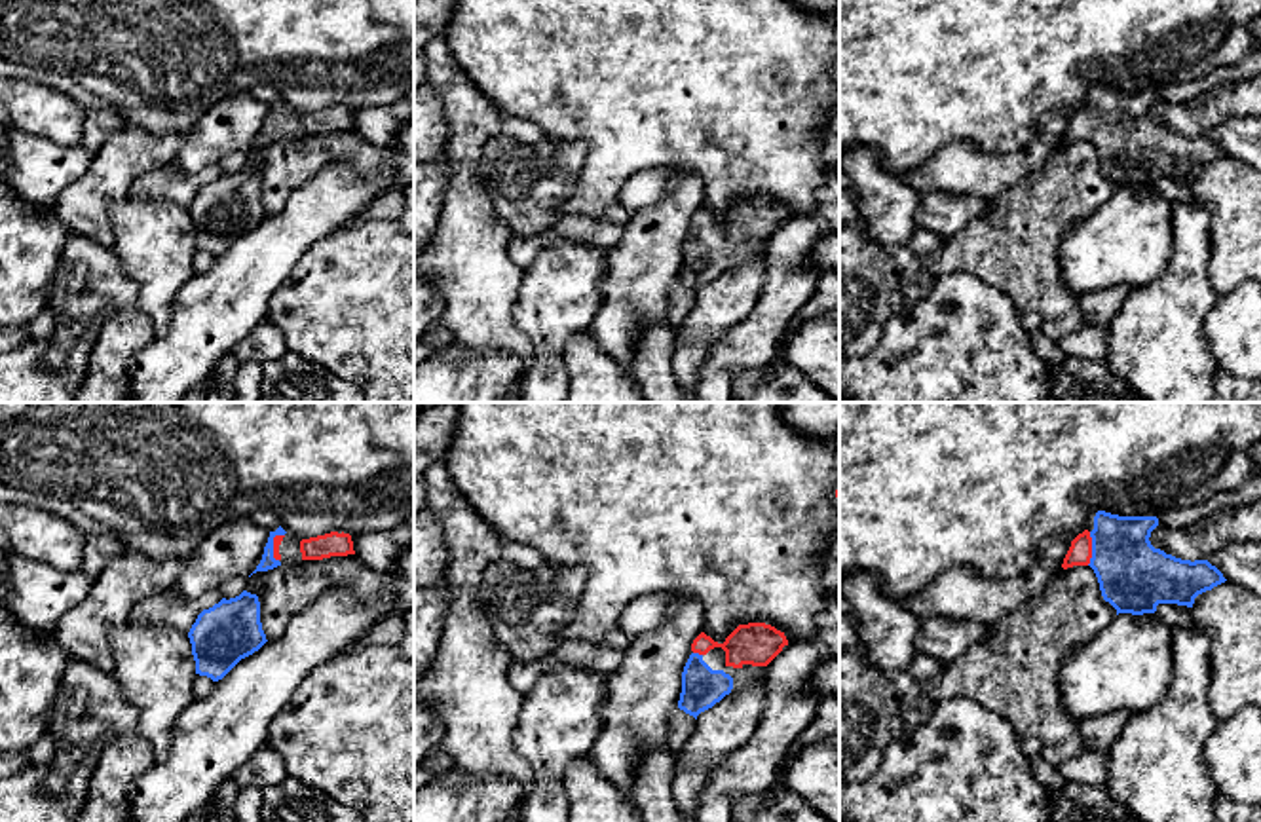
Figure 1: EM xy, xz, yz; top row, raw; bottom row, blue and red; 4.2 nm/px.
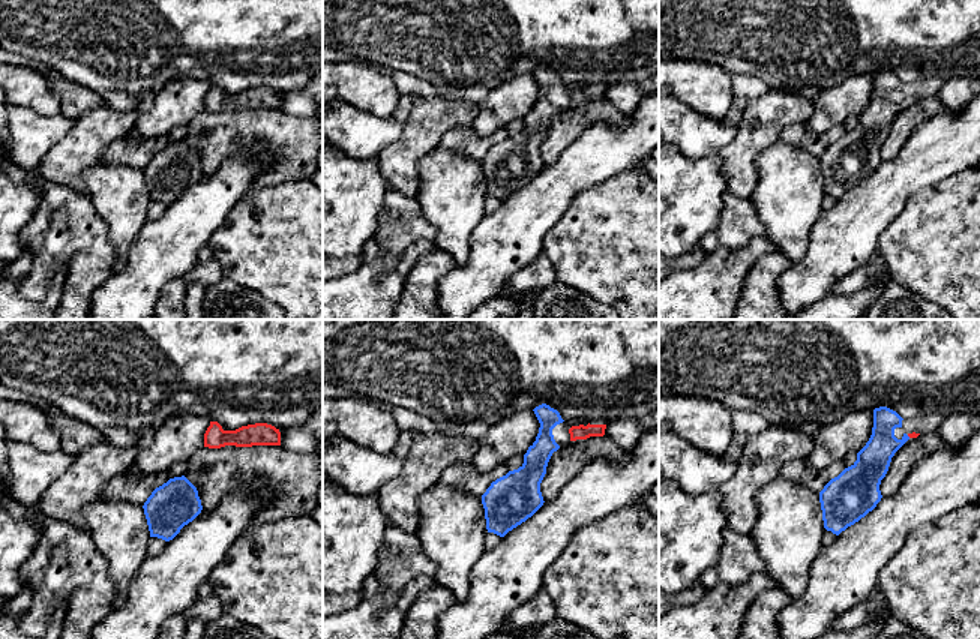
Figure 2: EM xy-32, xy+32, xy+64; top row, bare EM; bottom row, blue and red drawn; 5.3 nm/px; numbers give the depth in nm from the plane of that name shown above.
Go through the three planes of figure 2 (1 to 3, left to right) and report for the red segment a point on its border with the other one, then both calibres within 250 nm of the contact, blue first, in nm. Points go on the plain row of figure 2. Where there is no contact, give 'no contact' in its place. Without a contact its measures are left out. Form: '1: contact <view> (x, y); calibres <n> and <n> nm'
1: no contact
2: no contact
3: no contact

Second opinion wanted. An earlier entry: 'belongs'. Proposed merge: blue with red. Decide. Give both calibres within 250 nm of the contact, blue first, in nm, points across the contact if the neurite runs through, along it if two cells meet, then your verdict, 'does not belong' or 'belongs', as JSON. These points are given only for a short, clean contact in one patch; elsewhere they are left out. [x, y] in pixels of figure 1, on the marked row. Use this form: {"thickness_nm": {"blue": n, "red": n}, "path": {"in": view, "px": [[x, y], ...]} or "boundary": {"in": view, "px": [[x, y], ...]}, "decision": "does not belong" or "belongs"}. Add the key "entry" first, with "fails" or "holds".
{"entry": "holds", "thickness_nm": {"blue": 300, "red": 100}, "path": {"in": "yz", "px": [[1134, 578], [1106, 549], [1092, 549], [1079, 553]]}, "decision": "belongs"}

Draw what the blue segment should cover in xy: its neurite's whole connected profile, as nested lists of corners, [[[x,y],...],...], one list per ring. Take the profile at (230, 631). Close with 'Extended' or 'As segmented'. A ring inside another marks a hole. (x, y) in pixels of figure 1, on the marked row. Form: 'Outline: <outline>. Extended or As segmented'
Outline: [[[243,590],[203,609],[188,632],[196,674],[222,680],[241,659],[258,651],[268,640],[260,623],[256,594]]]. As segmented

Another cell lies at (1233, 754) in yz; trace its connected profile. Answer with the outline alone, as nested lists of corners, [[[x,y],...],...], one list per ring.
[[[1250,704],[1219,721],[1204,748],[1204,761],[1217,795],[1261,805],[1261,710]]]

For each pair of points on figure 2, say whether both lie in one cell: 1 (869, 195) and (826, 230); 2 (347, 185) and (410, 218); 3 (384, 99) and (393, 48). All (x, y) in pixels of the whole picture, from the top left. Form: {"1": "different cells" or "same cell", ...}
{"1": "same cell", "2": "different cells", "3": "different cells"}

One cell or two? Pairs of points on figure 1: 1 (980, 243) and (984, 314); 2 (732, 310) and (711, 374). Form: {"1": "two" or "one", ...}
{"1": "two", "2": "two"}

